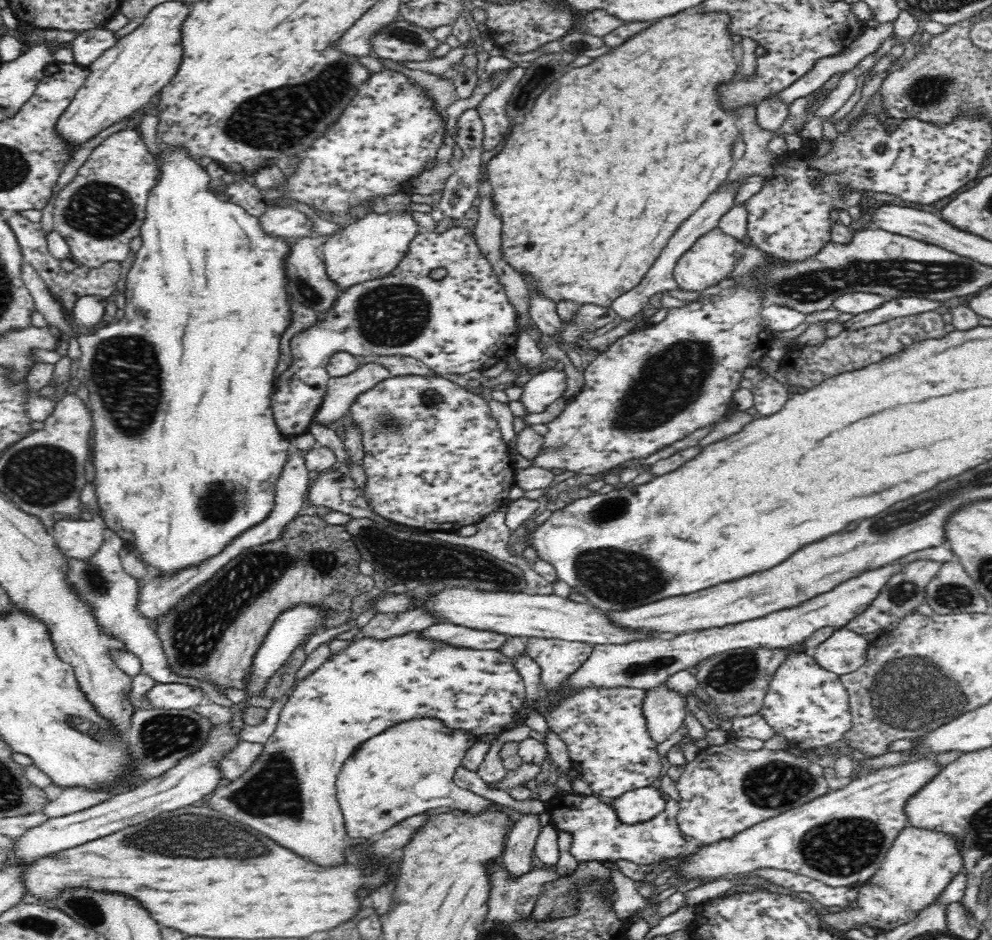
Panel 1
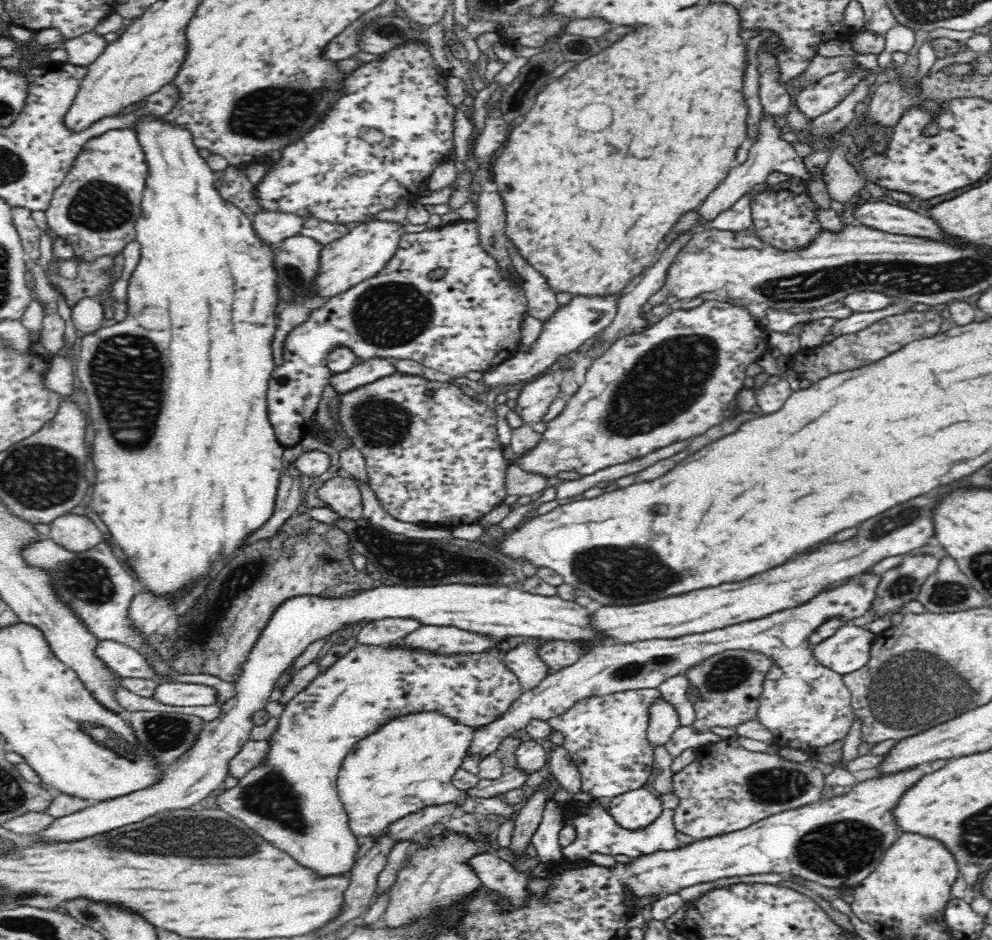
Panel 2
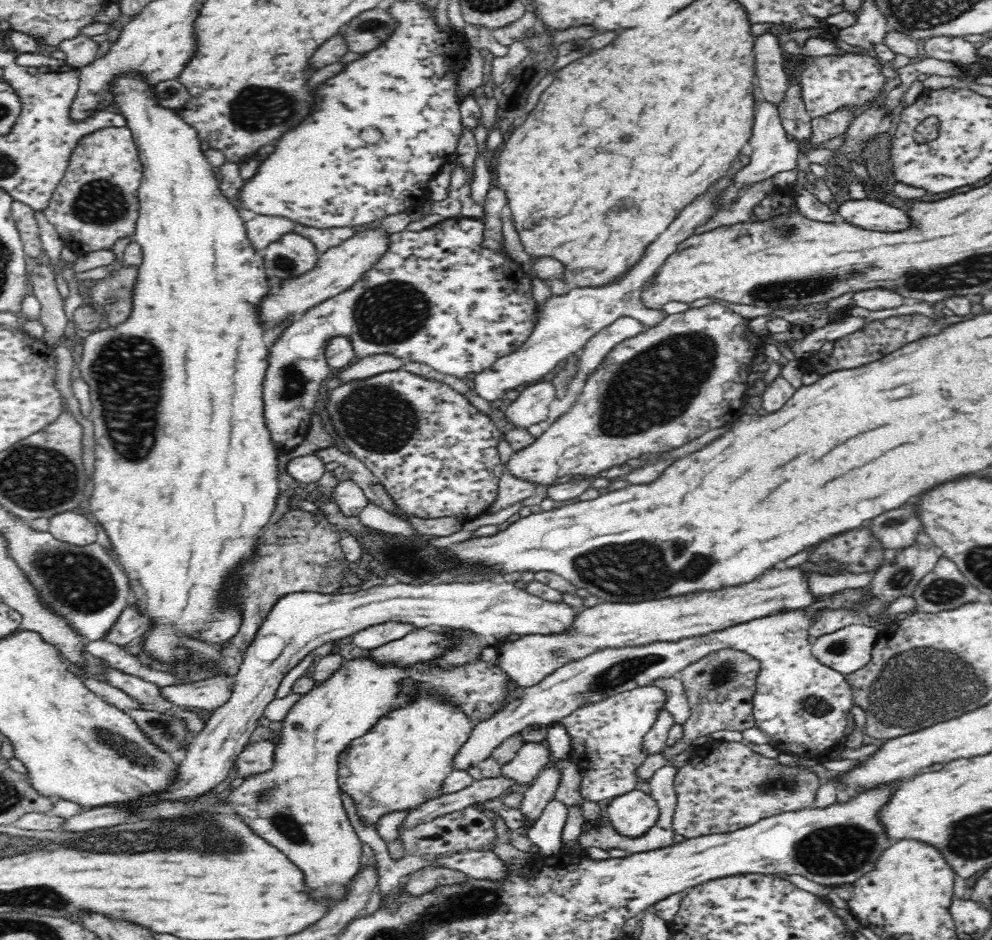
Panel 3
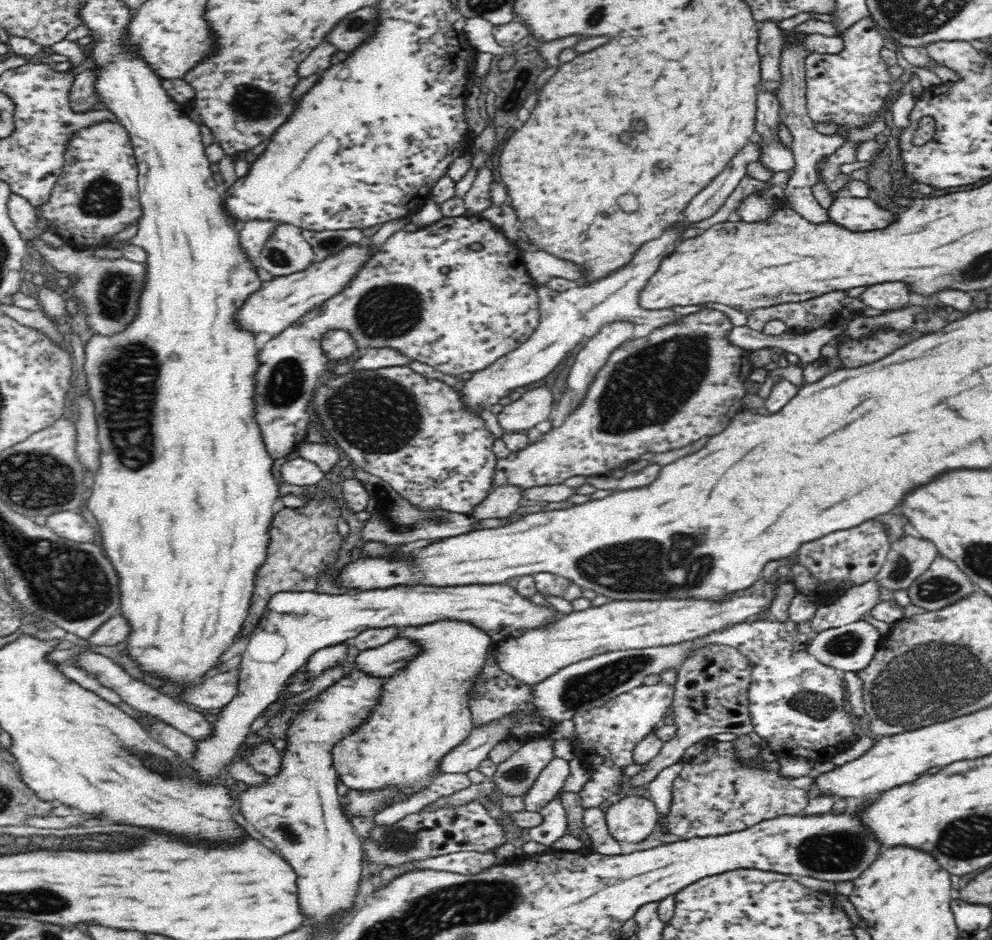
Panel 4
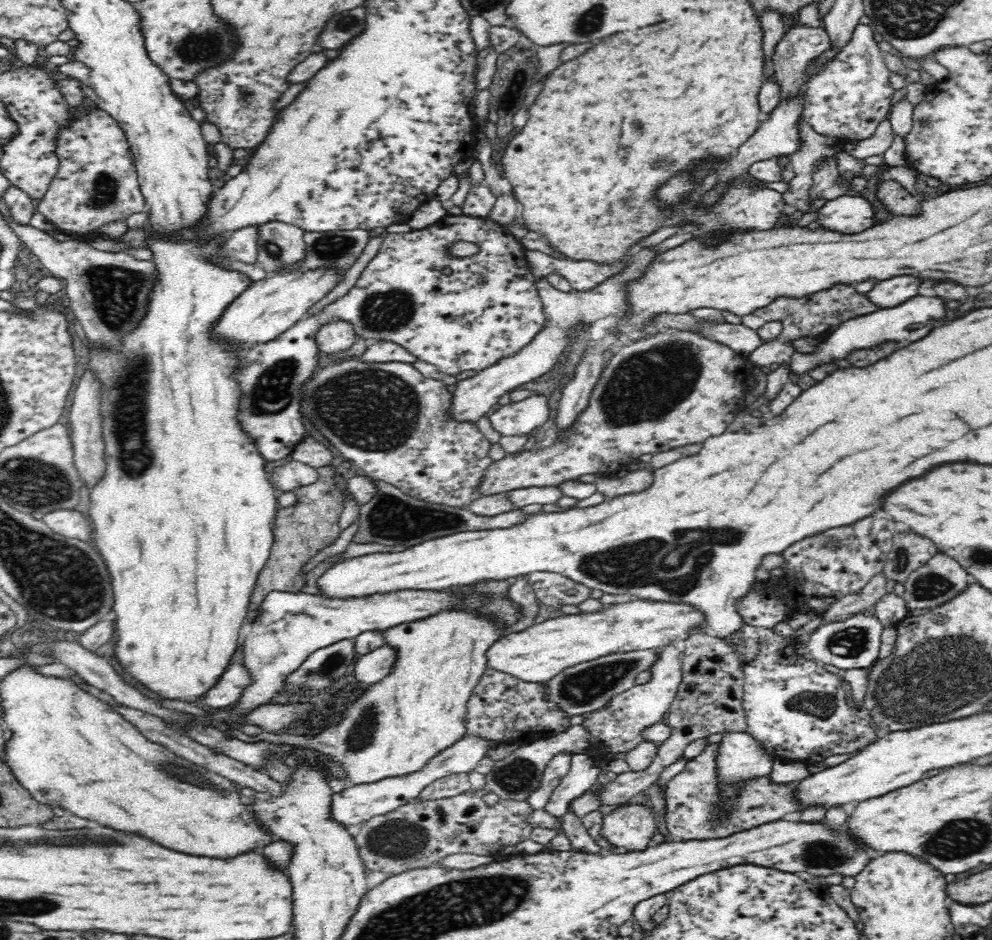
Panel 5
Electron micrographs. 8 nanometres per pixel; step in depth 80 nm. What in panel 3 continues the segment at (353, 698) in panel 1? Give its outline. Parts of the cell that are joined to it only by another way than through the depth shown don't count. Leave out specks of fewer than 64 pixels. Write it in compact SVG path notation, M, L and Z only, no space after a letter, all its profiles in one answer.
M370 655L356 656L352 660L346 660L340 664L338 670L334 670L324 682L320 682L318 686L314 685L312 690L309 690L306 694L301 695L301 697L290 707L287 715L281 720L282 722L282 736L274 738L274 754L273 754L273 765L264 772L254 773L247 776L242 782L241 786L234 787L234 790L228 794L227 798L228 804L230 805L230 810L234 810L236 814L256 833L258 836L262 836L264 840L268 840L270 844L274 844L278 850L286 852L286 856L290 858L294 864L297 864L305 873L305 878L307 884L314 886L310 888L312 895L314 897L330 897L333 903L340 902L342 900L343 894L345 893L345 885L352 880L352 876L356 876L356 872L360 870L360 861L362 856L362 845L363 842L360 841L354 826L350 822L349 816L347 815L346 809L344 809L344 804L342 803L342 796L340 796L340 787L337 781L338 776L338 760L342 755L342 752L346 751L346 748L350 747L353 740L364 736L380 722L384 716L388 716L392 710L398 710L398 708L404 708L408 706L410 702L418 700L420 696L427 696L427 698L437 698L439 702L447 704L447 706L453 706L457 708L461 714L463 714L472 724L478 724L484 722L484 720L490 720L494 714L500 712L507 704L508 698L510 698L510 692L512 692L512 677L500 667L497 662L486 662L482 660L480 656L476 659L472 659L467 663L462 663L461 665L440 665L440 663L434 663L434 661L425 661L420 659L419 661L414 661L413 663L408 663L407 665L396 665L396 663L380 663L376 661L374 657Z

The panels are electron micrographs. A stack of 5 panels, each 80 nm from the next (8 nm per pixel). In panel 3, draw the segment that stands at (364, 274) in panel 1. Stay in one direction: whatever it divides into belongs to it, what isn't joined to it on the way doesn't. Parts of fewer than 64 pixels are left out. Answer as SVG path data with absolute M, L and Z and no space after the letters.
M382 225L378 228L365 226L363 229L355 231L351 237L343 240L340 244L327 248L319 255L314 270L300 276L300 279L286 280L286 284L282 284L282 288L278 288L277 293L271 293L260 304L264 325L267 328L274 328L284 320L294 320L310 307L346 292L353 284L361 280L366 272L372 270L382 260L382 256L385 256L386 252L390 250L390 236L388 230L382 228Z

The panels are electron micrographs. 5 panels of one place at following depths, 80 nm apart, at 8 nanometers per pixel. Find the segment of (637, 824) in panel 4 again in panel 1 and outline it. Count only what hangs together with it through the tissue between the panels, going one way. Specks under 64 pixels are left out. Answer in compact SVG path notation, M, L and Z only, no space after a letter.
M647 786L625 792L611 804L616 807L618 818L631 829L639 822L650 820L664 812L666 802L660 788Z

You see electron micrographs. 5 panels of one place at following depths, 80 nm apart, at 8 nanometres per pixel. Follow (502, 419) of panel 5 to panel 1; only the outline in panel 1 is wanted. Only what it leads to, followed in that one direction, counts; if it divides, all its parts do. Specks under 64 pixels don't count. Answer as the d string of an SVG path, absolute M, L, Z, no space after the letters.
M546 370L530 378L523 387L521 402L526 414L539 413L554 404L554 399L564 397L568 389L568 374L560 370Z

